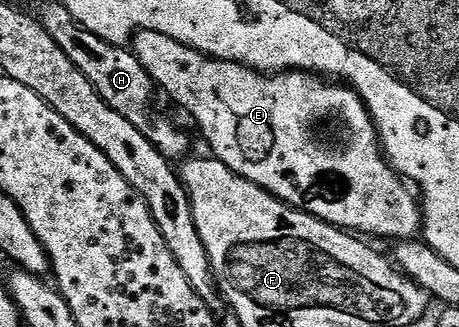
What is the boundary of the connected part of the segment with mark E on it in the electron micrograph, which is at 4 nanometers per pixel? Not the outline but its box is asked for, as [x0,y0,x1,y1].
[133,30,421,240]

